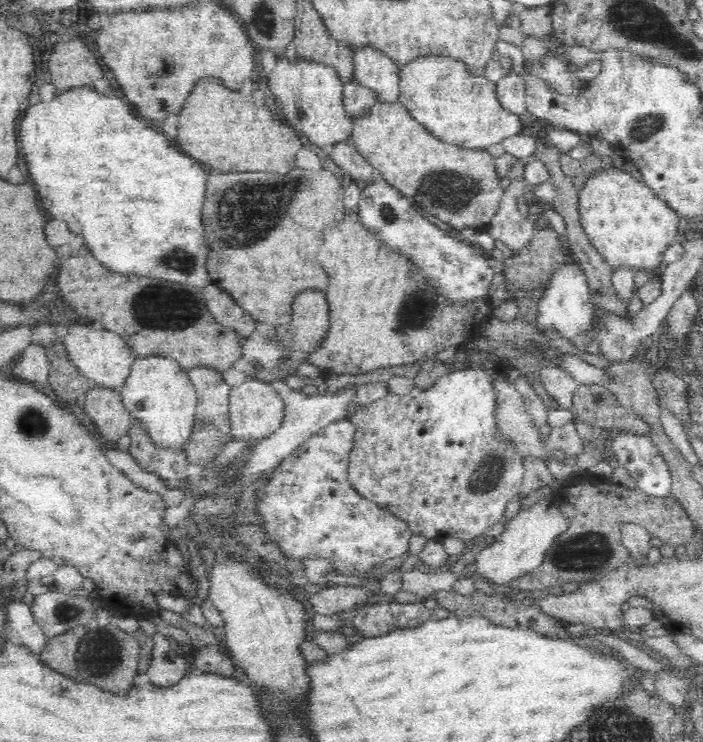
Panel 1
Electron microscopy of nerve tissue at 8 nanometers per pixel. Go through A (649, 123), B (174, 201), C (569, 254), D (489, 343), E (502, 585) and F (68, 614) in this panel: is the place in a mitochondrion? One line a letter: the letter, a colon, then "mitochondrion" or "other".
A: mitochondrion
B: other
C: other
D: other
E: other
F: mitochondrion

